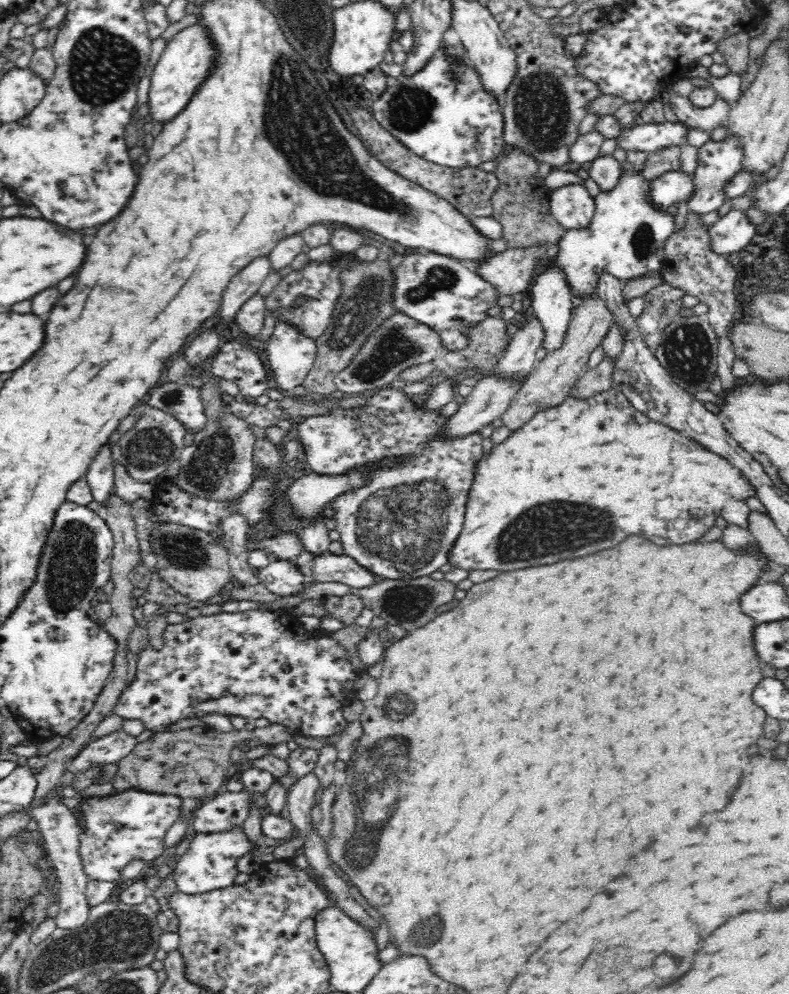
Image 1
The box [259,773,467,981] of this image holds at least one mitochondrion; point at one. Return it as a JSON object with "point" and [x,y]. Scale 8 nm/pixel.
{"point":[421,940]}

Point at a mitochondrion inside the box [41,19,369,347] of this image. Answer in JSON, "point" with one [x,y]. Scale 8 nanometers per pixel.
{"point":[102,65]}

